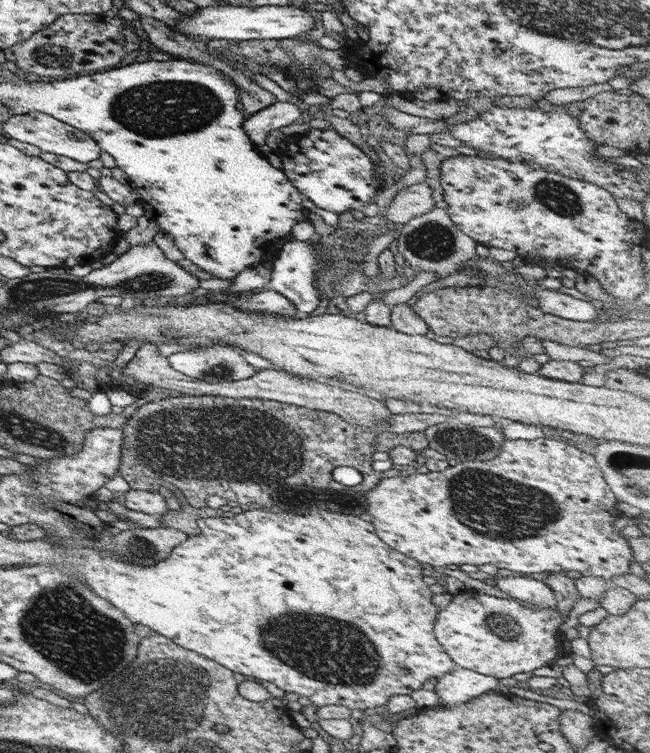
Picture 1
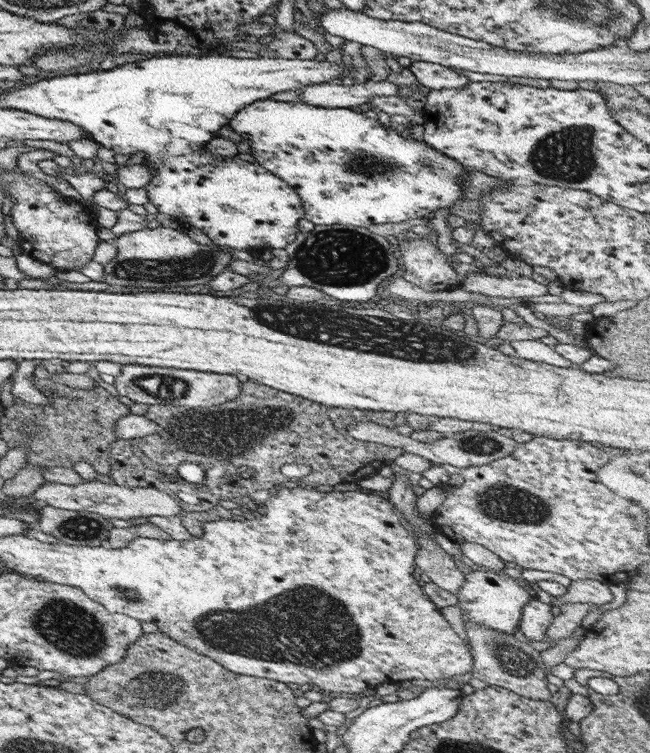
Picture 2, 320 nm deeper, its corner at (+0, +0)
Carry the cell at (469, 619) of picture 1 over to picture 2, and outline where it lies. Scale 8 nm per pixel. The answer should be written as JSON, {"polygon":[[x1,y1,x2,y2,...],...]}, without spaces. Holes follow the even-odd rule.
{"polygon":[[485,568,471,569,468,574,464,574,462,585,458,588,456,596,462,620,465,616,485,628,510,635,519,629,518,622,522,608,533,598,524,587,517,585,517,582,505,575,503,571]]}

